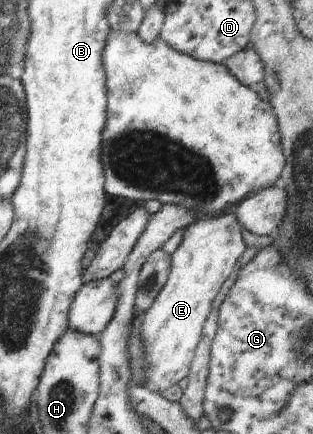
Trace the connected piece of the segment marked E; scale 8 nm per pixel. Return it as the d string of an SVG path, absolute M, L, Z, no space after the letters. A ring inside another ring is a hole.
M232 208L215 216L201 217L184 229L181 244L170 255L172 262L167 281L144 313L140 335L146 361L145 386L157 393L189 375L203 324L213 308L213 299L223 282L237 269L239 257L247 247L241 228Z

